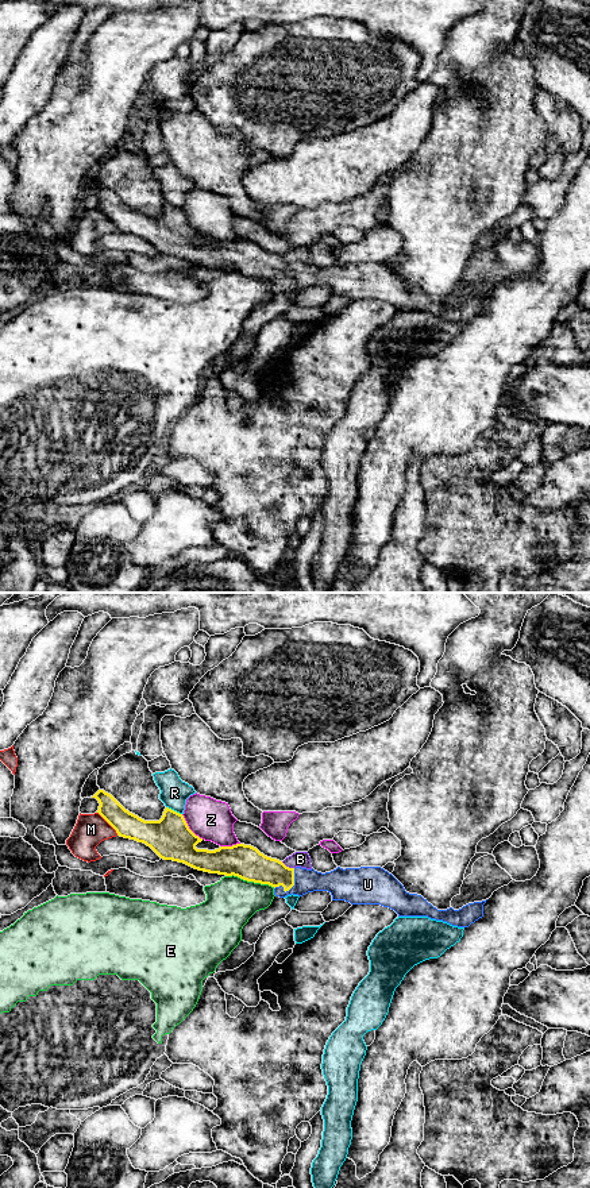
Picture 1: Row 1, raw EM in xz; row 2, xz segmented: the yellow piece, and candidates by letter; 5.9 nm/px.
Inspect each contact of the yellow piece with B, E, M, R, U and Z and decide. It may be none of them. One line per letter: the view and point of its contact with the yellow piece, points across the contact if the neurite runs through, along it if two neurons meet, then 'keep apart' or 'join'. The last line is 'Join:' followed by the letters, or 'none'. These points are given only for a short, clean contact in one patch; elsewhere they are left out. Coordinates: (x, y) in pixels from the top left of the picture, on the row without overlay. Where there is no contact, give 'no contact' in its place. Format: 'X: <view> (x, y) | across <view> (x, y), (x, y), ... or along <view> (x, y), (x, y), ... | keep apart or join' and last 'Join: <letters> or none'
B: xz (288, 262) | along xz (281, 257), (293, 263) | keep apart
E: xz (250, 276) | along xz (226, 270), (236, 270), (274, 282) | keep apart
M: xz (108, 218) | keep apart
R: xz (173, 205) | keep apart
U: xz (290, 282) | across xz (255, 262), (274, 267), (290, 282), (297, 276), (305, 276) | join
Z: xz (188, 223) | keep apart
Join: U

